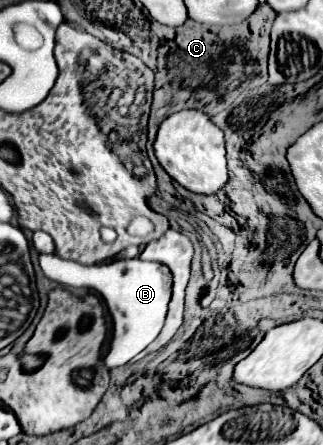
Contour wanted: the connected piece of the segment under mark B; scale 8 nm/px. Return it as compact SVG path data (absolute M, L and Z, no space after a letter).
M39 254L39 264L47 278L65 284L69 288L89 288L103 296L113 320L113 338L109 352L103 358L107 368L117 368L131 362L141 350L145 350L161 332L171 298L173 276L167 266L159 262L145 262L141 258L115 260L95 266L83 266L71 260L63 260L57 254Z

